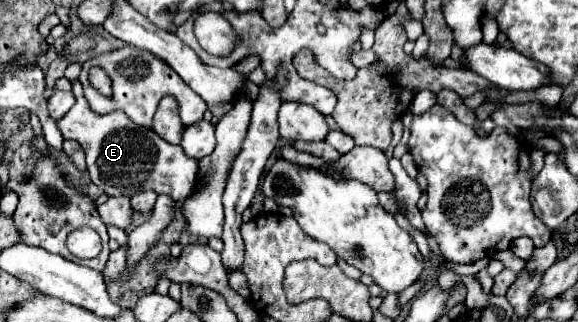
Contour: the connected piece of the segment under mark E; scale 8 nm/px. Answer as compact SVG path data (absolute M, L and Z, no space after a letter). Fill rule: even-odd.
M79 80L72 83L76 102L73 108L57 122L63 138L81 144L87 156L87 170L93 180L109 196L133 196L143 190L167 194L169 198L183 202L195 188L195 176L199 172L199 160L189 158L181 146L173 146L161 140L153 130L133 124L123 112L95 114L85 100L83 86Z

